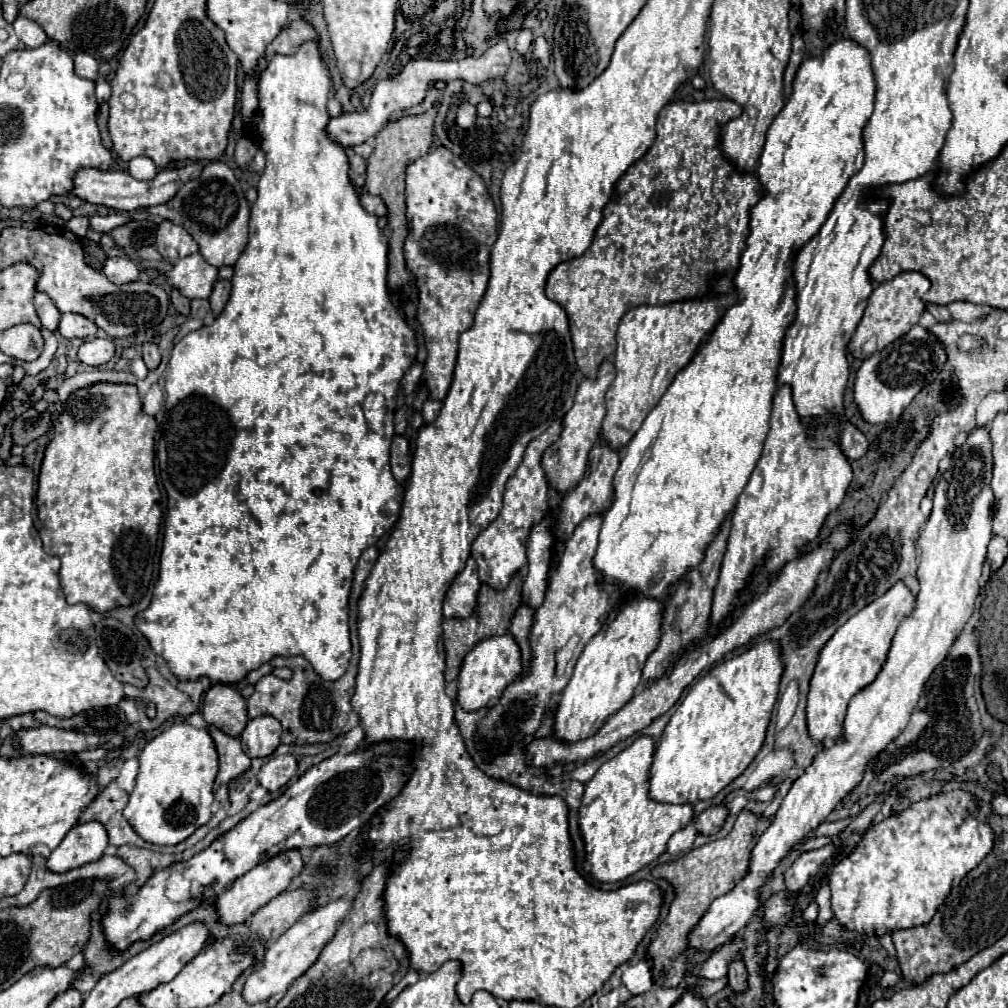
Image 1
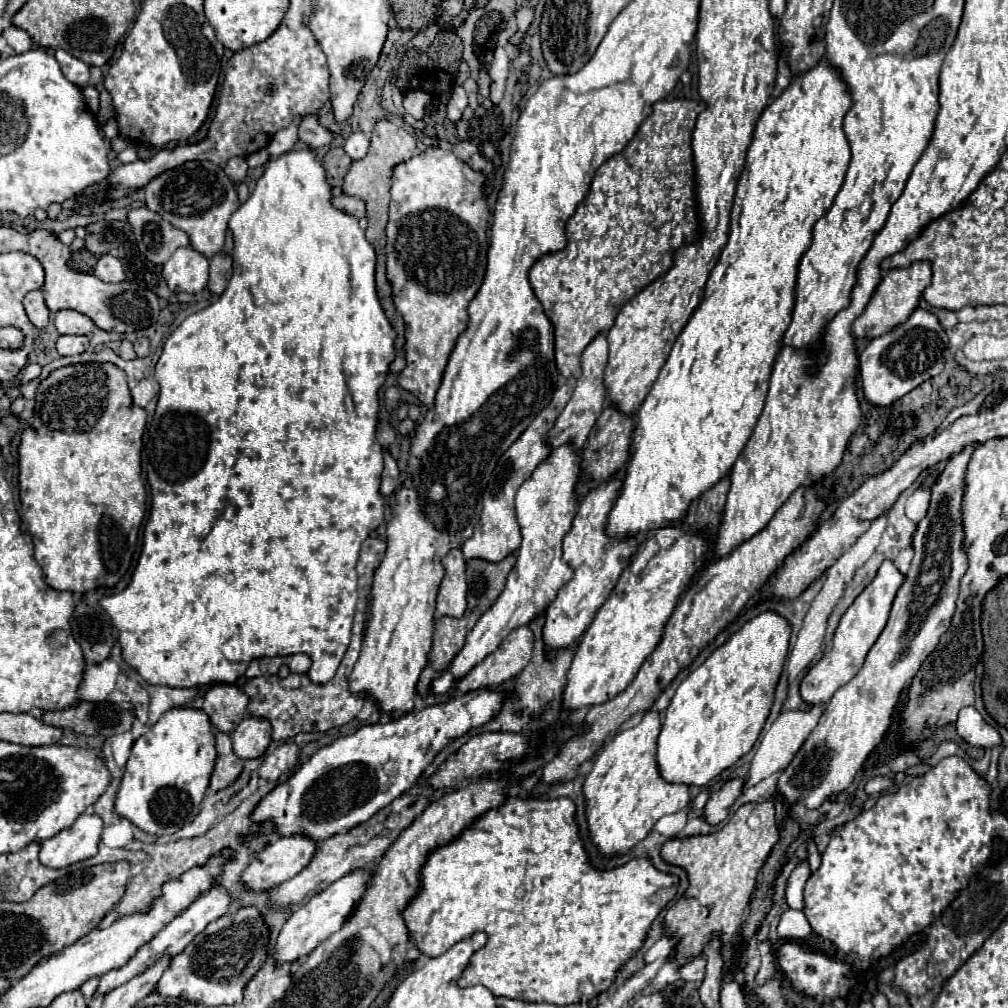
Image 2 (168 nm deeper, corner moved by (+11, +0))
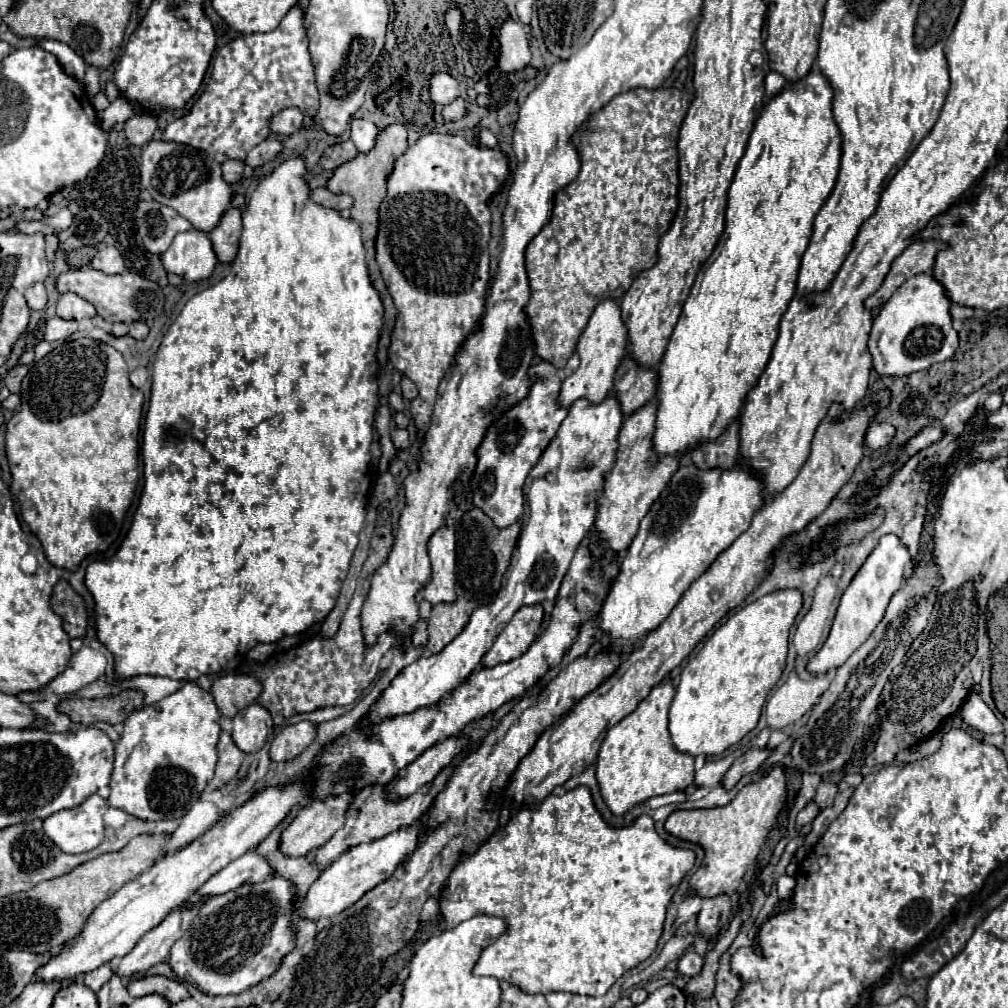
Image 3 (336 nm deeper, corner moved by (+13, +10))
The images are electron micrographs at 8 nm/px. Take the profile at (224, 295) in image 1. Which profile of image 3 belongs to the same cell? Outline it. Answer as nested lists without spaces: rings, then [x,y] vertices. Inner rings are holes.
[[[231,208],[221,218],[219,226],[209,234],[217,260],[221,264],[233,262],[239,248],[239,236],[241,236],[241,210]]]

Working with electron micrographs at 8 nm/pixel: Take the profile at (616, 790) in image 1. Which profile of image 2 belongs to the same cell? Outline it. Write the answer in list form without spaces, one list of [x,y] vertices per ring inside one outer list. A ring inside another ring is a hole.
[[[645,712],[641,724],[619,732],[595,756],[593,770],[585,778],[587,822],[593,842],[605,856],[625,854],[641,842],[653,824],[665,816],[689,806],[689,786],[665,782],[657,768],[657,736],[661,732],[659,712]]]

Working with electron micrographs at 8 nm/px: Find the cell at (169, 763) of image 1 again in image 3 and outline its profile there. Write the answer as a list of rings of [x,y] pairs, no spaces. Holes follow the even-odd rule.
[[[193,682],[157,704],[129,714],[121,740],[115,744],[109,804],[139,820],[181,818],[213,778],[221,732],[219,718],[213,696]]]

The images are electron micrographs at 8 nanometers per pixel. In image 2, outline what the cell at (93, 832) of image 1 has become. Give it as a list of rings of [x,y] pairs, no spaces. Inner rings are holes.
[[[83,812],[73,826],[41,842],[39,858],[45,866],[65,868],[97,854],[103,820],[93,812]]]

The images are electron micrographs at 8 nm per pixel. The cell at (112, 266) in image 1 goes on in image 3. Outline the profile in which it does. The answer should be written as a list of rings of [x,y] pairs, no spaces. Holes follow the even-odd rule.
[[[113,246],[101,248],[101,250],[95,254],[95,258],[91,260],[89,266],[95,268],[95,270],[101,270],[101,272],[105,272],[105,274],[121,274],[121,272],[125,272],[123,258],[121,258],[119,250],[113,248]]]

